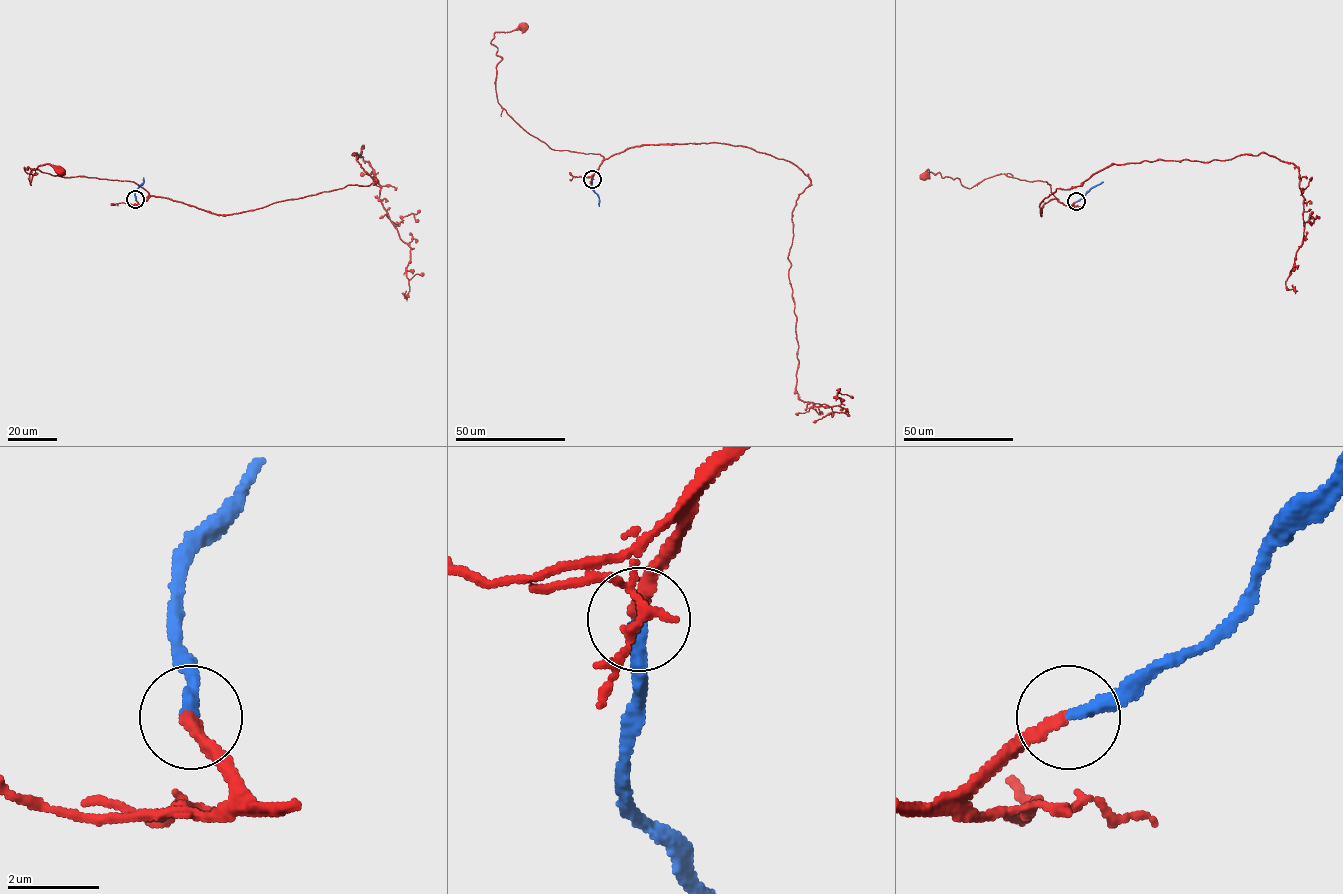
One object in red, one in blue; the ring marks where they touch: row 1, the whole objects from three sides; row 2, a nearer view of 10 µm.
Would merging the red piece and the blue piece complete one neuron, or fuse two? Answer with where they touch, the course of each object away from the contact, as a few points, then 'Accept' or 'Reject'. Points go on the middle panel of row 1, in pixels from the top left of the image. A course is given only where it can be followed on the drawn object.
Place: (592, 179). Course of red: (591, 179), (600, 155), (551, 149), (498, 101), (502, 59), (491, 40), (495, 32), (524, 27). Course of blue: (591, 179), (591, 188), (599, 197), (599, 206). Accept

